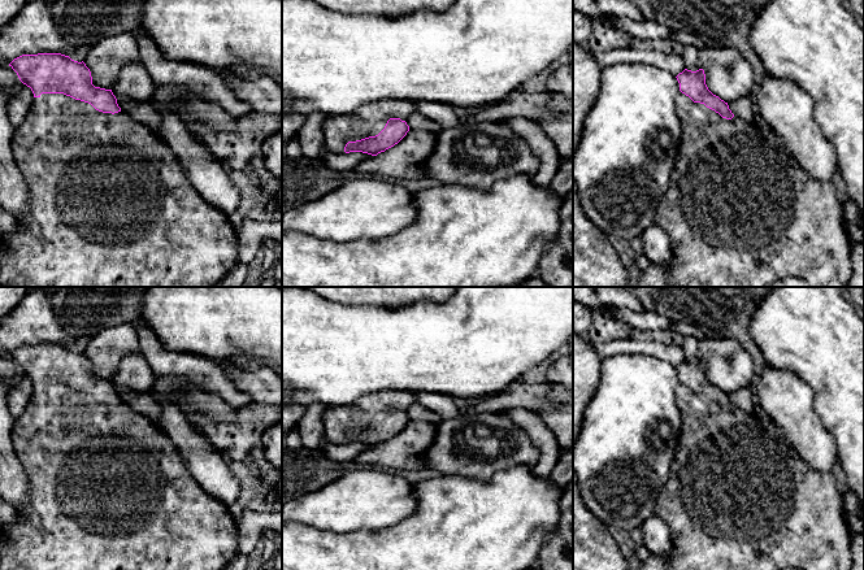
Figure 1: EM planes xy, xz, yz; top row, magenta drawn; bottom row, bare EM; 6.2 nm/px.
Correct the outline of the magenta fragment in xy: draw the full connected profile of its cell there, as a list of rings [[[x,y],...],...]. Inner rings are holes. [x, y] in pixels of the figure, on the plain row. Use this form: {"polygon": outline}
{"polygon": [[[61,344],[22,345],[9,357],[31,379],[34,392],[23,413],[14,419],[12,441],[29,484],[30,502],[17,510],[17,521],[0,530],[0,570],[222,570],[238,553],[236,522],[229,506],[210,496],[195,480],[169,435],[148,417],[130,408],[117,395],[112,380],[95,378],[86,354]]]}

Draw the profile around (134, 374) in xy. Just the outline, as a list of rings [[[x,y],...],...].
[[[130,353],[121,360],[112,379],[122,403],[127,392],[149,392],[155,383],[155,373],[142,353]]]

